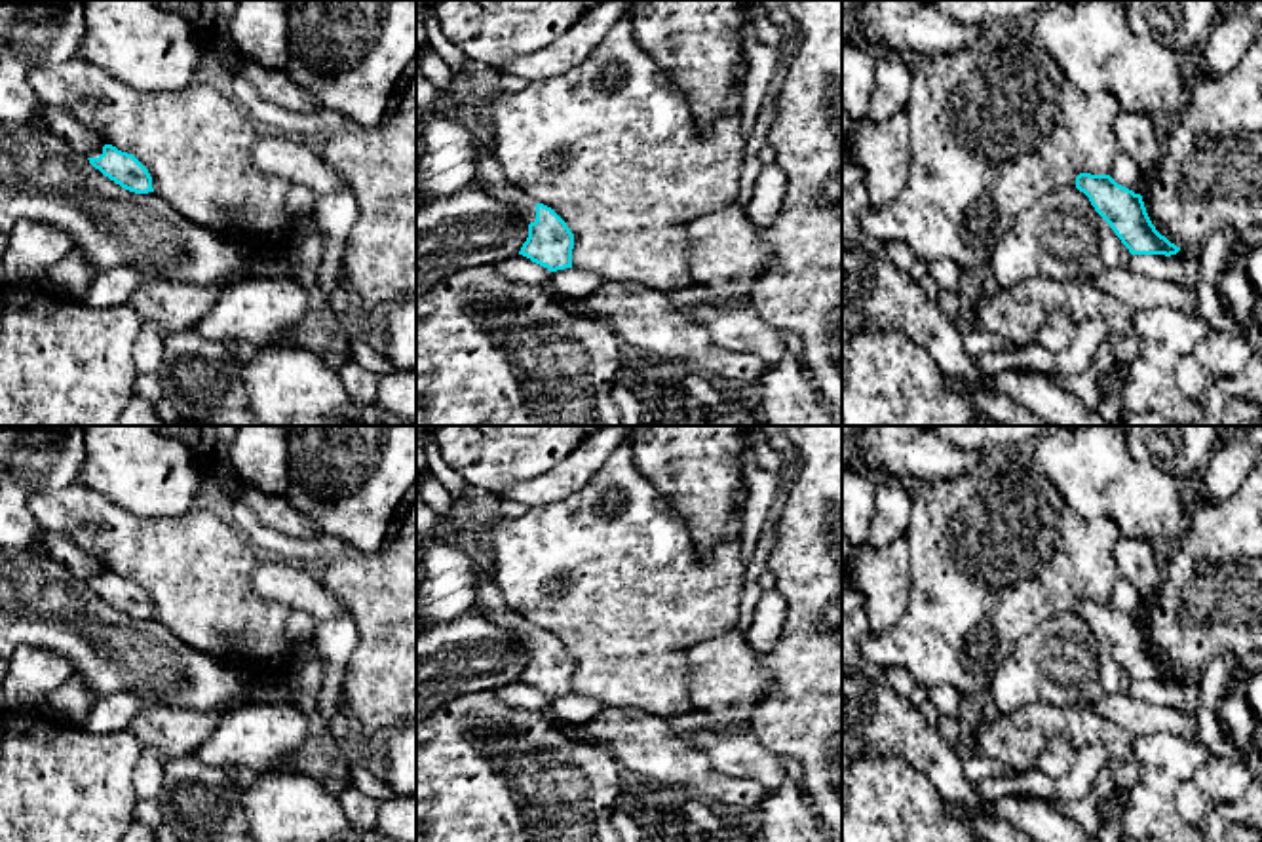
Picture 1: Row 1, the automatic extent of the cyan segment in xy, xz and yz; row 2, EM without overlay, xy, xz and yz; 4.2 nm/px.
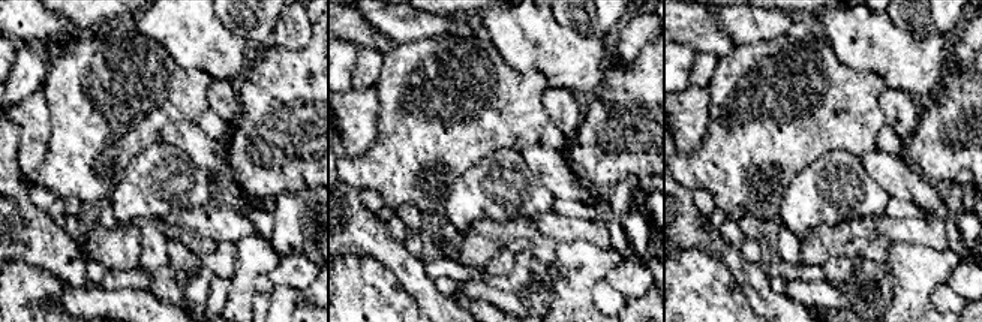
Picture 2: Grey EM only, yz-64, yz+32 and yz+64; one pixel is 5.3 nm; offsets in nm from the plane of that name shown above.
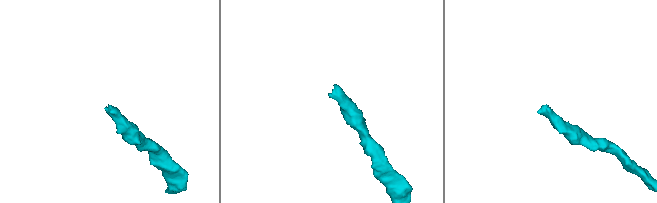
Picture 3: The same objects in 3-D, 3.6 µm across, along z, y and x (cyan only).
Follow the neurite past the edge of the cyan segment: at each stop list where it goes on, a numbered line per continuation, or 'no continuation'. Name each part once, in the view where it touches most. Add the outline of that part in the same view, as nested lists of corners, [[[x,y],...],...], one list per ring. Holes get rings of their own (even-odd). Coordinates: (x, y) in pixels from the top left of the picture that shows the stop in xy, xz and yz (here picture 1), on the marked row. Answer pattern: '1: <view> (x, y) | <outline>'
1: xz (489, 172) | [[[479,148],[475,160],[475,181],[481,181],[494,200],[517,215],[523,230],[536,220],[536,201],[507,181],[498,160],[485,148]]]

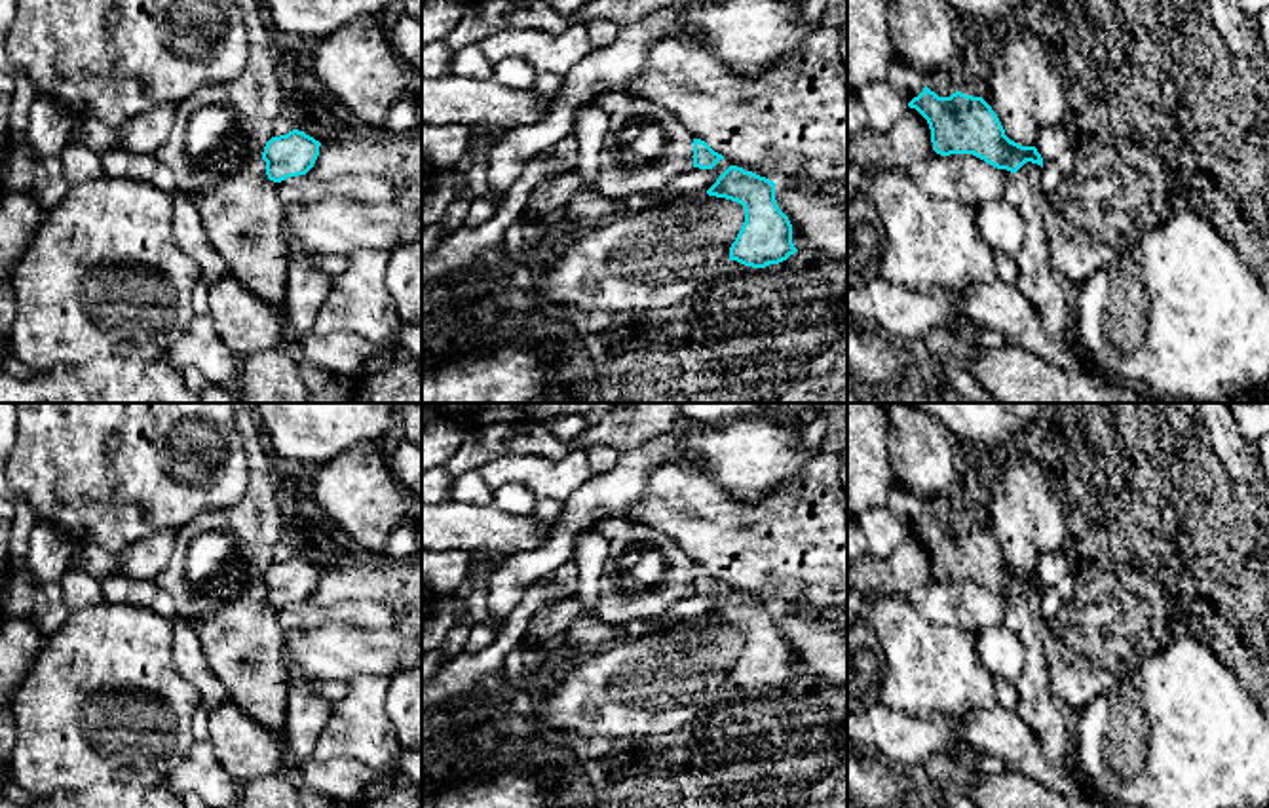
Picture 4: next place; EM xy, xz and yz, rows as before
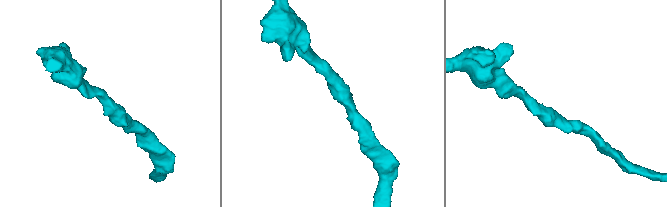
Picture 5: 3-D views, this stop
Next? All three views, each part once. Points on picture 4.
no continuation

